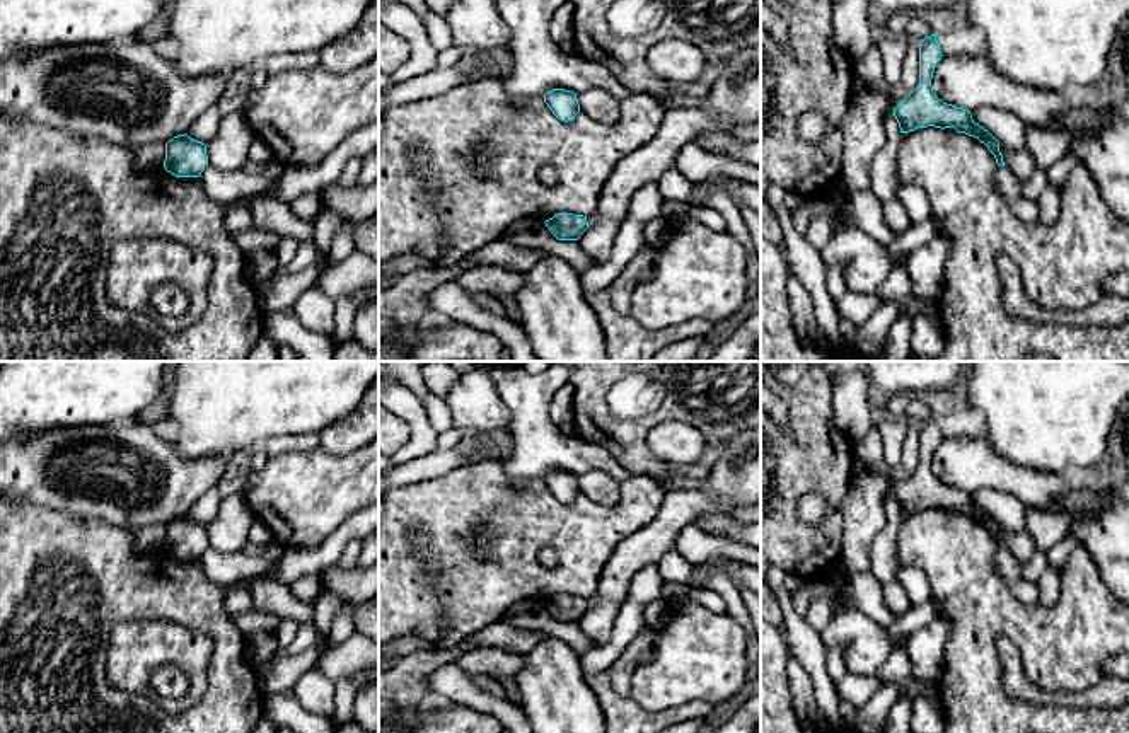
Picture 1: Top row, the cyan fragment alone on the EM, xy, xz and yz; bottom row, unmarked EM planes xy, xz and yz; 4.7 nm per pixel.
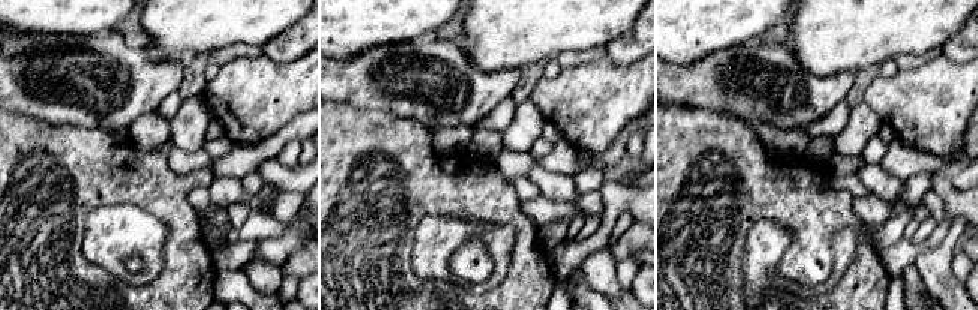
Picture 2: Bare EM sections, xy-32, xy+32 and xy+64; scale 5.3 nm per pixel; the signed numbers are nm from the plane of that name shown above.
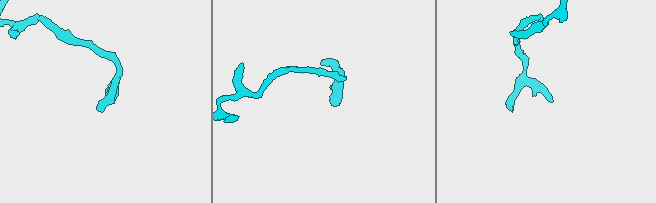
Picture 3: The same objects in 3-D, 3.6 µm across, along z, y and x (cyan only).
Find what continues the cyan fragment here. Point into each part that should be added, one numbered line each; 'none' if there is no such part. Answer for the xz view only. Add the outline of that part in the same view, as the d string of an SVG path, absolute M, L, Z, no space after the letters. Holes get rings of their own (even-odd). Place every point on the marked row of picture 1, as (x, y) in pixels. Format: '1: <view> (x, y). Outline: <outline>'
none

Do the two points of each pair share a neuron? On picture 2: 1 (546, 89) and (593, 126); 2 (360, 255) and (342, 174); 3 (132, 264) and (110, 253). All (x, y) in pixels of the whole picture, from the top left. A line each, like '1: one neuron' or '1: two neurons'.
1: one neuron
2: one neuron
3: two neurons

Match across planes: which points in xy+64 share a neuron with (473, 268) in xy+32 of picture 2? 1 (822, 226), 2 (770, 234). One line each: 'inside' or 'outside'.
1: inside
2: outside

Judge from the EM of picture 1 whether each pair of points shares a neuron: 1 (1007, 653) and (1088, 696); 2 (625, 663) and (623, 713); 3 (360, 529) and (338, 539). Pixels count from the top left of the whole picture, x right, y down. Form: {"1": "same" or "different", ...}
{"1": "same", "2": "different", "3": "same"}

